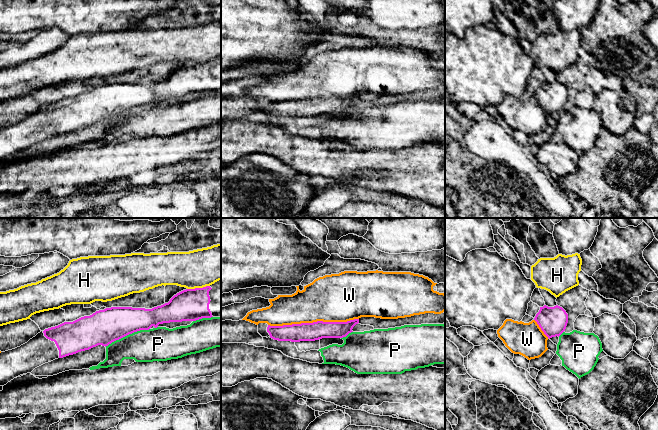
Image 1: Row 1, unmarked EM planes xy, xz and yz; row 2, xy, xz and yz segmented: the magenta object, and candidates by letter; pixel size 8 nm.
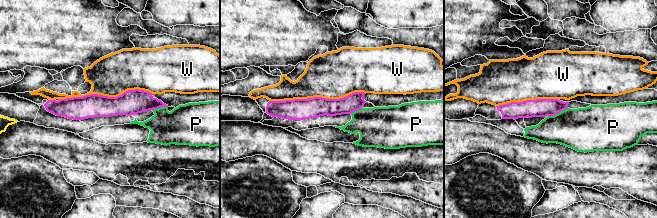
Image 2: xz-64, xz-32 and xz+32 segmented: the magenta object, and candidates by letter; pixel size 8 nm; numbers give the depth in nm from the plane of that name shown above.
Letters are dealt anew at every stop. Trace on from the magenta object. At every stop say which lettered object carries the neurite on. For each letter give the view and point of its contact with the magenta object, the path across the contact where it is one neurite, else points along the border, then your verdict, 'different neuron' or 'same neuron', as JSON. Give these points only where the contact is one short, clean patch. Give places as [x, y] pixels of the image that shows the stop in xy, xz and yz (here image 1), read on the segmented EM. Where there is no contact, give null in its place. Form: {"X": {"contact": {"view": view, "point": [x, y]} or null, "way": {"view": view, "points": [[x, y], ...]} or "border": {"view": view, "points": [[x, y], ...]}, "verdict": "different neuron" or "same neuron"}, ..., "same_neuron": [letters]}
{"H": {"contact": {"view": "xy", "point": [198, 288]}, "verdict": "different neuron"}, "P": {"contact": {"view": "xy", "point": [127, 334]}, "verdict": "different neuron"}, "W": {"contact": {"view": "xz", "point": [313, 322]}, "verdict": "different neuron"}, "same_neuron": []}

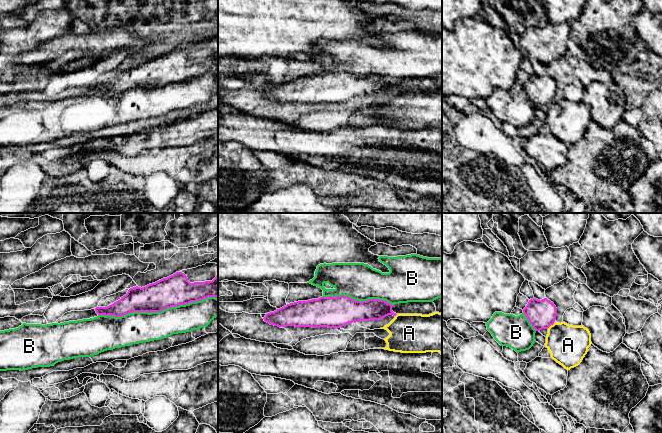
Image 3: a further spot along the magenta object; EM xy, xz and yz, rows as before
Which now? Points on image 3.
{"A": {"contact": {"view": "yz", "point": [550, 325]}, "verdict": "different neuron"}, "B": {"contact": {"view": "xy", "point": [157, 311]}, "verdict": "different neuron"}, "same_neuron": []}

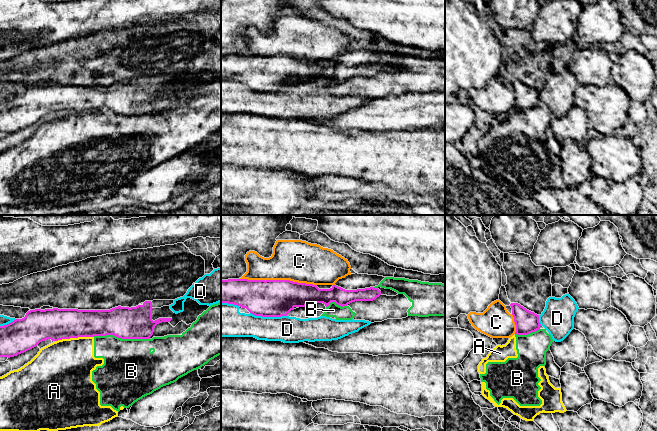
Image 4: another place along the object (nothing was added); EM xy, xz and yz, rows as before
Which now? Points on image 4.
{"A": {"contact": {"view": "xy", "point": [74, 337]}, "border": {"view": "xy", "points": [[93, 336], [62, 338], [56, 341]]}, "verdict": "different neuron"}, "B": {"contact": {"view": "xy", "point": [121, 338]}, "verdict": "different neuron"}, "C": {"contact": {"view": "xz", "point": [278, 280]}, "verdict": "different neuron"}, "D": {"contact": {"view": "xz", "point": [269, 316]}, "verdict": "different neuron"}, "same_neuron": []}

